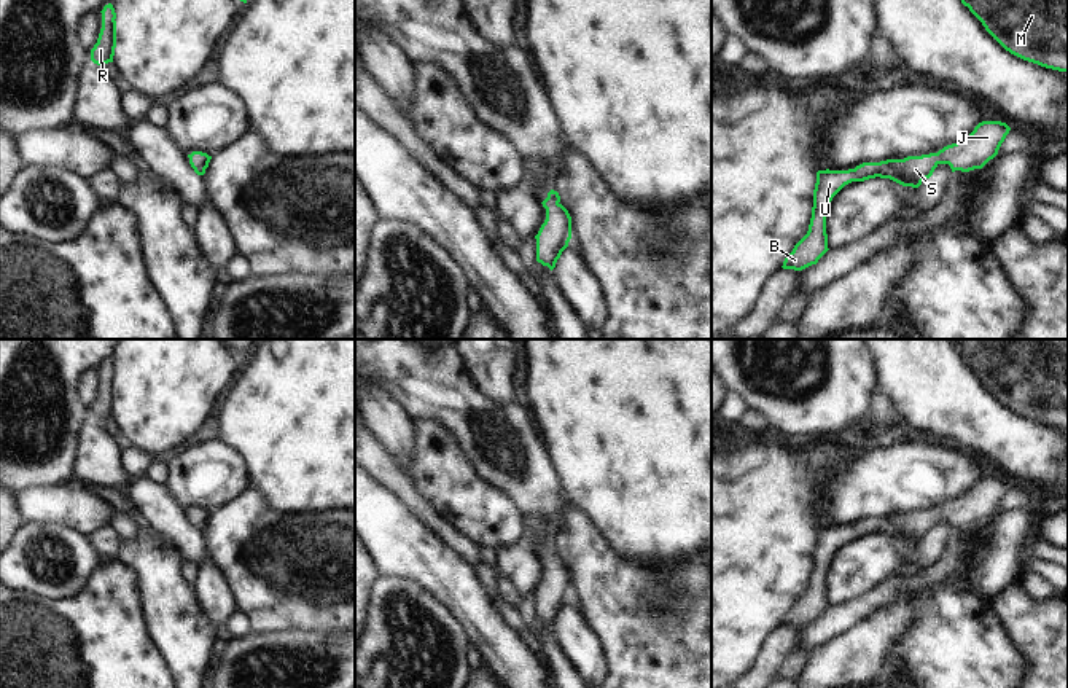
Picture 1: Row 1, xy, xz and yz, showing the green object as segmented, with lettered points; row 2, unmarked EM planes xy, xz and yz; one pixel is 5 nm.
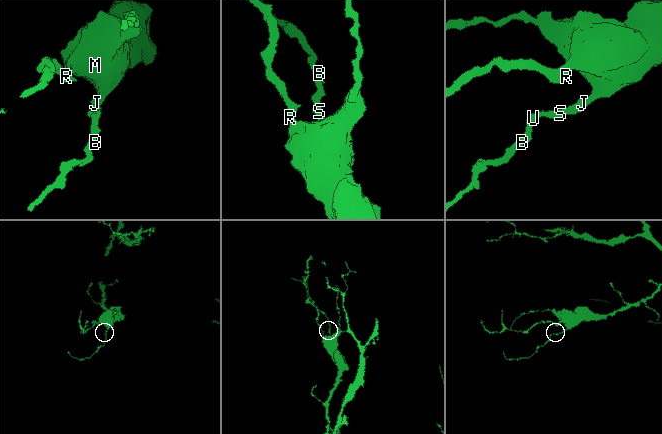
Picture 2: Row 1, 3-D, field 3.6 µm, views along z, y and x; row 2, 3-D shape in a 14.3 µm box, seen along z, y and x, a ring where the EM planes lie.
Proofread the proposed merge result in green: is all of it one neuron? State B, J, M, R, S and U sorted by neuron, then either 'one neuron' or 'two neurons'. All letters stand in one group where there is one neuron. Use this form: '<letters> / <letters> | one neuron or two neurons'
B J M R S U | one neuron

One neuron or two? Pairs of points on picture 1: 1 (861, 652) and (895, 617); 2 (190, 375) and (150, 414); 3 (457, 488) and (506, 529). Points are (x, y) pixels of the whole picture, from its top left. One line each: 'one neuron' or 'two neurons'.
1: one neuron
2: one neuron
3: one neuron

